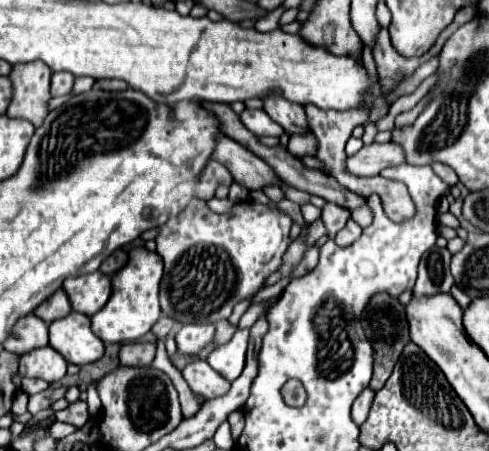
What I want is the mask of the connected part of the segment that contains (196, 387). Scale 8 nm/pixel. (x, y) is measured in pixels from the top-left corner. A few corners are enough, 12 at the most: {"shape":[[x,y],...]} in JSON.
{"shape":[[207,361],[183,369],[187,385],[205,399],[225,395],[231,383]]}

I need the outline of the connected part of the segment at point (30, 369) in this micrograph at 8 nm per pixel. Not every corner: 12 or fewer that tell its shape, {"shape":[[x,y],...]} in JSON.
{"shape":[[49,345],[19,357],[19,375],[55,383],[67,361]]}

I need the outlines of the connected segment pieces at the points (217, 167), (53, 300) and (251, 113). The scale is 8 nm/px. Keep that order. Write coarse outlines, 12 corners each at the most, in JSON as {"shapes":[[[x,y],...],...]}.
{"shapes":[[[209,161],[195,197],[207,201],[215,197],[219,185],[229,187],[231,173],[221,163]],[[65,291],[45,299],[33,313],[45,323],[71,313]],[[245,109],[241,121],[253,135],[281,137],[283,127],[265,111]]]}

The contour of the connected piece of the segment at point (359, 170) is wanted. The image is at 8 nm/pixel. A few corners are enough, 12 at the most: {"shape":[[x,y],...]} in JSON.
{"shape":[[371,143],[347,157],[357,177],[405,163],[399,145]]}

